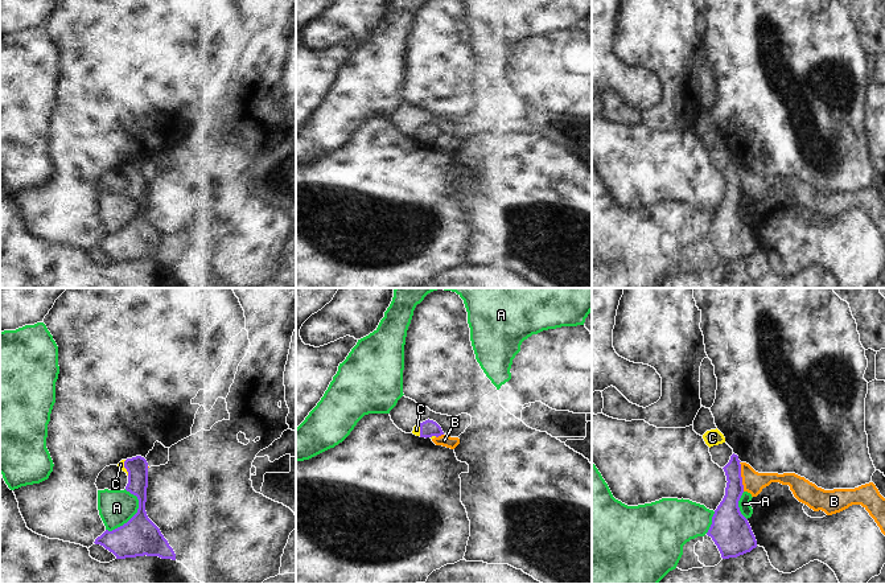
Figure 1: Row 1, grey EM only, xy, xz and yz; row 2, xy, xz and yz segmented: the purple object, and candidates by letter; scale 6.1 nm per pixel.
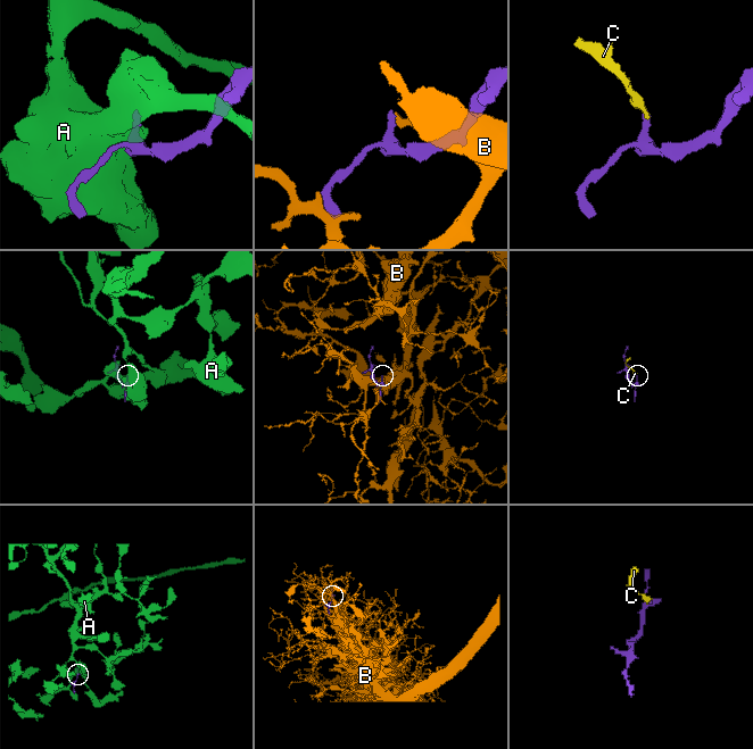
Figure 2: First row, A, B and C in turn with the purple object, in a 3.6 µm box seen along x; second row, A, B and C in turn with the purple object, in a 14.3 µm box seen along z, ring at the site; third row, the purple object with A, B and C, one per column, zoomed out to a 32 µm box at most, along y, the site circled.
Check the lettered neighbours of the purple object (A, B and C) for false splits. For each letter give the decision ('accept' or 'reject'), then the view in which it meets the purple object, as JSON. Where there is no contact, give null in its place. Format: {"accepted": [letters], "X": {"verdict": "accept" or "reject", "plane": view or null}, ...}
{"accepted": ["C"], "A": {"verdict": "reject", "plane": "xy"}, "B": {"verdict": "reject", "plane": "yz"}, "C": {"verdict": "accept", "plane": "xy"}}

